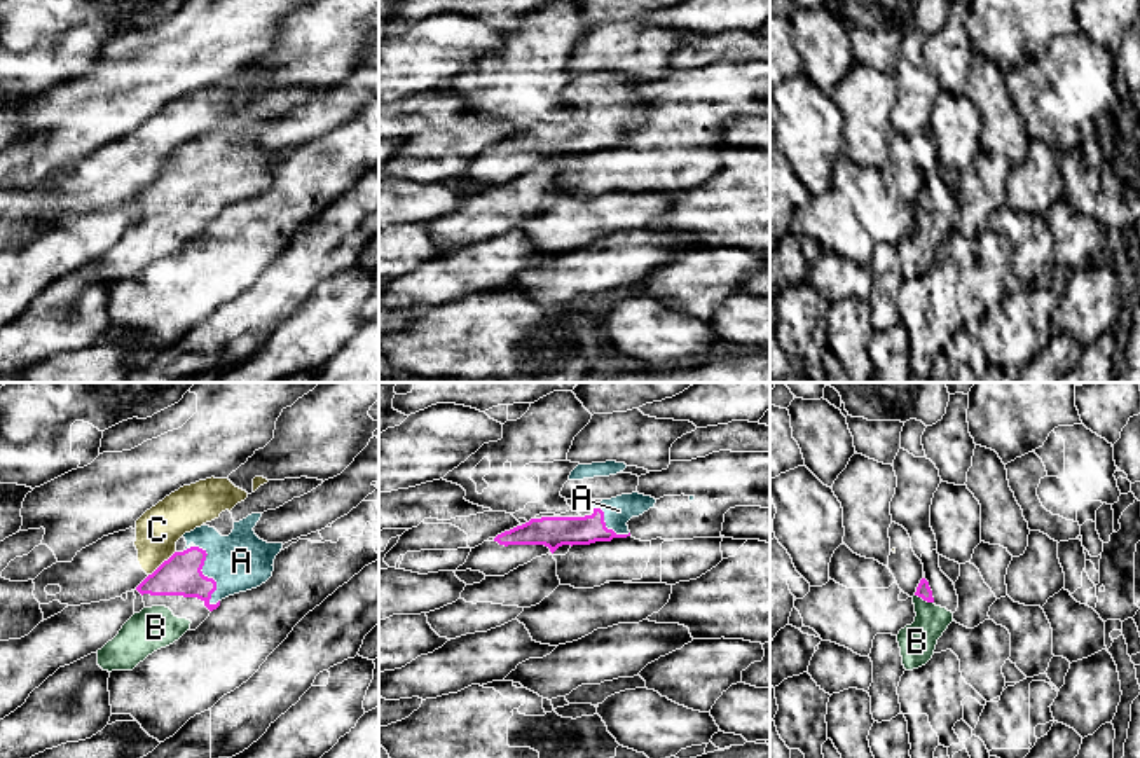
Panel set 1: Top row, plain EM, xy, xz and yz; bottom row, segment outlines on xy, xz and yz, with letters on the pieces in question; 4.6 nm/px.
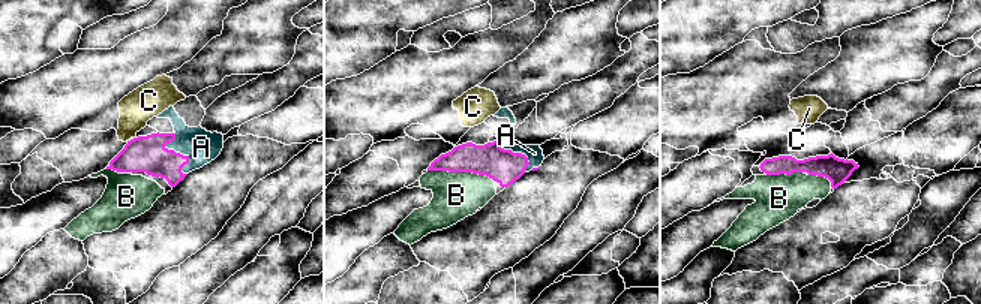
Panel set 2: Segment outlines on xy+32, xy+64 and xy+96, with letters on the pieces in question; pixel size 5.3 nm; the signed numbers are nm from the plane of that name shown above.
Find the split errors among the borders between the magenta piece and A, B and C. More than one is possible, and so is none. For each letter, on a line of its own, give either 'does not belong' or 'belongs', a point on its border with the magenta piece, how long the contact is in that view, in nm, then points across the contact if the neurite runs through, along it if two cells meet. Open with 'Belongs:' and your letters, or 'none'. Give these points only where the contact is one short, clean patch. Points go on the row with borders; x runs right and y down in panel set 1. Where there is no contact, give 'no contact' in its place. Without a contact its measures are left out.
Belongs: A, B
A: belongs; meets magenta in xy at (206, 577); contact 300 nm long; runs through xy (180, 575), (206, 577), (217, 566), (241, 561)
B: belongs; meets magenta in yz at (924, 599); contact 100 nm long; runs through yz (924, 591), (924, 599), (924, 633), (917, 641)
C: does not belong; meets magenta in xy at (163, 563); contact 170 nm long; border along xy (175, 551), (149, 575)

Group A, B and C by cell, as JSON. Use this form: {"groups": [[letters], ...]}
{"groups": [["A", "B"], ["C"]]}

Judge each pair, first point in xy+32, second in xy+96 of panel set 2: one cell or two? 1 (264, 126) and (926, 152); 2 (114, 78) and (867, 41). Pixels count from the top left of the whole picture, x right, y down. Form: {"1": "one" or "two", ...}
{"1": "one", "2": "two"}

